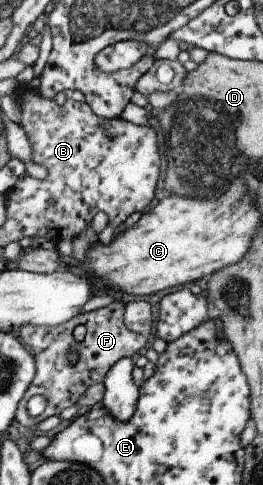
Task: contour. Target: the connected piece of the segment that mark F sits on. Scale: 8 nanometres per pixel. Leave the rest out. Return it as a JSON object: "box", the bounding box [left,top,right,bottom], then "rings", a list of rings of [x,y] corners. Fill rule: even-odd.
{"box":[16,302,151,428],"rings":[[[112,302],[106,307],[77,314],[68,322],[56,326],[24,325],[19,328],[19,340],[31,352],[36,363],[36,372],[28,390],[24,393],[25,400],[19,402],[16,420],[29,428],[51,415],[59,415],[63,409],[73,407],[87,388],[104,381],[109,368],[121,358],[132,358],[145,350],[151,337],[132,332],[124,322],[124,303]],[[77,325],[85,325],[86,335],[83,341],[73,338],[73,329]],[[78,353],[76,362],[70,362],[70,354]],[[33,395],[43,395],[46,408],[36,417],[27,412],[27,399]]]}

